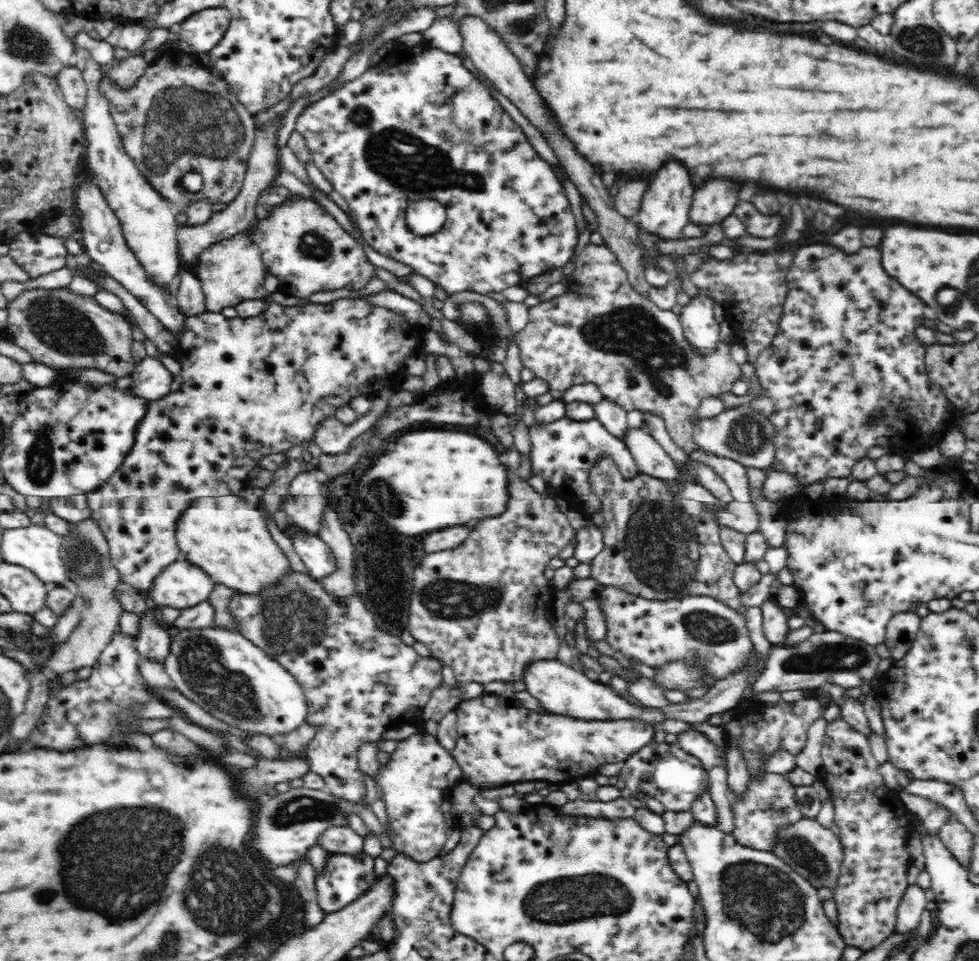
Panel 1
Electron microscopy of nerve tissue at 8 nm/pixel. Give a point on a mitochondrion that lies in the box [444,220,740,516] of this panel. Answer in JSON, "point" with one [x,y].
{"point":[648,350]}

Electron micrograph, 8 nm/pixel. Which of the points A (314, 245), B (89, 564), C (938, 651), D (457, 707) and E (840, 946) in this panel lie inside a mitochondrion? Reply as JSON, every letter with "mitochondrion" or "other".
{"A":"mitochondrion","B":"mitochondrion","C":"other","D":"other","E":"other"}

